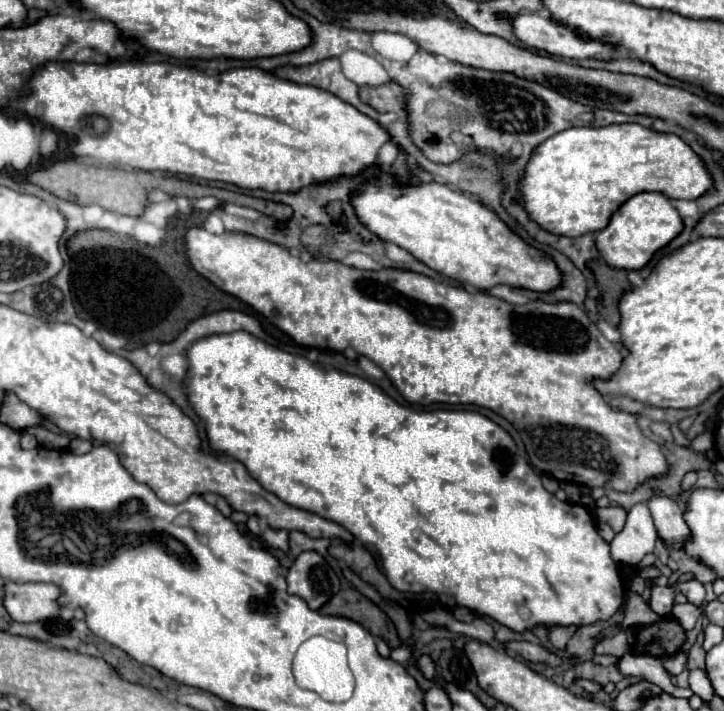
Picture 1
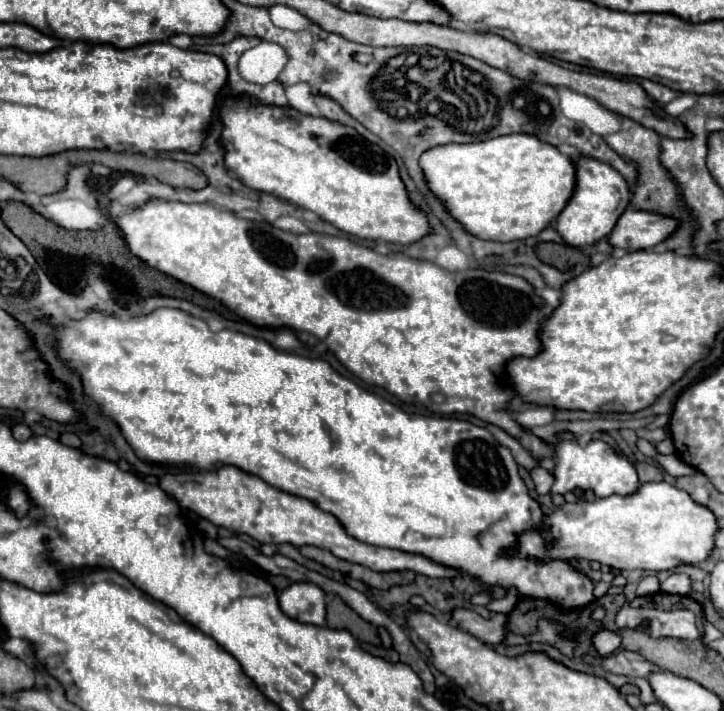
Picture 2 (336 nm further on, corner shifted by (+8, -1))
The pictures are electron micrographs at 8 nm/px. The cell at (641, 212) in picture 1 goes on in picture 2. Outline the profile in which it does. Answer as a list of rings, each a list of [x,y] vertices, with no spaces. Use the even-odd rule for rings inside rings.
[[[578,156],[572,160],[576,168],[576,184],[570,200],[556,216],[556,230],[564,236],[564,242],[570,246],[590,246],[600,238],[608,236],[608,230],[616,224],[616,218],[626,210],[630,202],[630,188],[626,180],[606,162],[600,162],[592,156]]]

